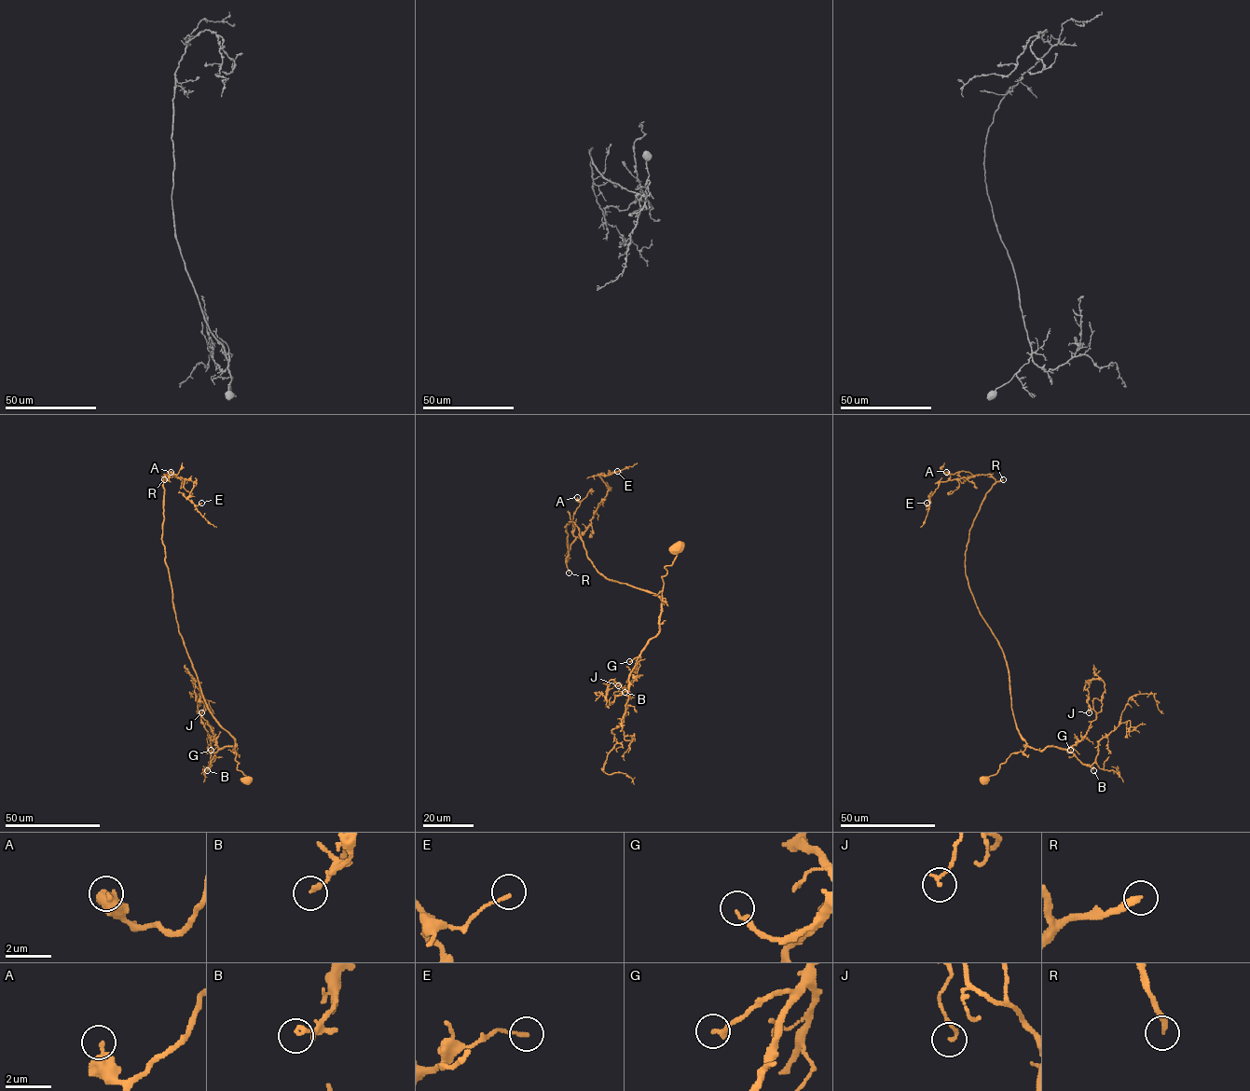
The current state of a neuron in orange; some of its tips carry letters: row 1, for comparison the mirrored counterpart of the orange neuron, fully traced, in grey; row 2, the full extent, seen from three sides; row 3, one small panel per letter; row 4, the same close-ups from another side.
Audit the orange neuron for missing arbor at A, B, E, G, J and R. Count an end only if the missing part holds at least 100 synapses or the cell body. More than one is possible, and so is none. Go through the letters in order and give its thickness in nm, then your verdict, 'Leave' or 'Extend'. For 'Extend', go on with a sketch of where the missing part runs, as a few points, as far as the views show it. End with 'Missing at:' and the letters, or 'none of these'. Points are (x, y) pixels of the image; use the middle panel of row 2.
A: Thickness 360 nm. Leave
B: Thickness 120 nm. Leave
E: Thickness 130 nm. Leave
G: Thickness 200 nm. Leave
J: Thickness 120 nm. Leave
R: Thickness 260 nm. Extend. Course of what is missing: (569, 573), (573, 600), (586, 584), (590, 562), (583, 516), (609, 483), (612, 484), (626, 504)
Missing at: R

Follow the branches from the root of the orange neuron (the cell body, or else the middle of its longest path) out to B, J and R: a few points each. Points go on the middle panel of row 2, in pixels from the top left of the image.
B: (675, 545), (676, 558), (665, 567), (667, 573), (662, 576), (659, 631), (638, 658), (624, 692)
J: (675, 545), (676, 558), (662, 576), (659, 631), (639, 655), (636, 678), (616, 696), (624, 690), (618, 685)
R: (675, 545), (676, 558), (662, 576), (661, 603), (652, 592), (601, 574), (571, 521), (565, 527), (569, 573)

